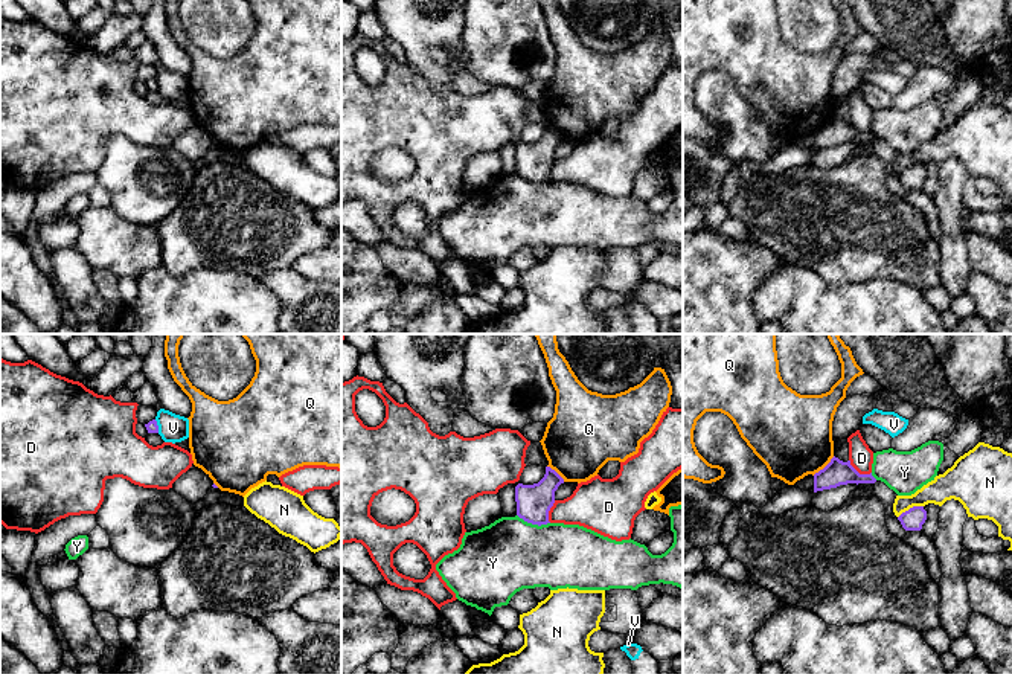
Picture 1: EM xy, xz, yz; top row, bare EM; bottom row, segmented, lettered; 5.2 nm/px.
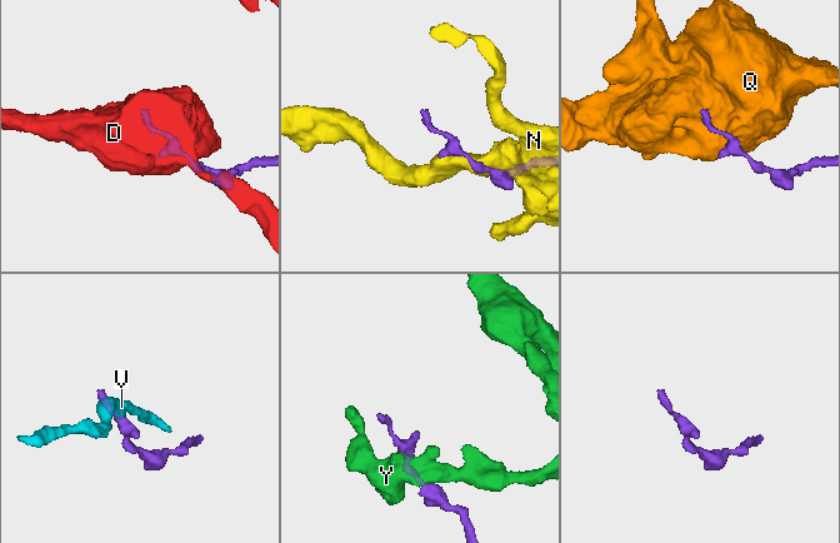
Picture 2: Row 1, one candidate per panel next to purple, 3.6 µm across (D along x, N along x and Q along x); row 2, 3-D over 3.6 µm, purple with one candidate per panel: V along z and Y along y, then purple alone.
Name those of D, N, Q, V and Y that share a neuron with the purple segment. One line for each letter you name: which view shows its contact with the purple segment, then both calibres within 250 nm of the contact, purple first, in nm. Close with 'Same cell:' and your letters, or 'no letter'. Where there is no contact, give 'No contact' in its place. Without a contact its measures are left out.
Same cell: no letter

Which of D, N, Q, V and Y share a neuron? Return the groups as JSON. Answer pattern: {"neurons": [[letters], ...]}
{"neurons": [["D"], ["N"], ["Q"], ["V"], ["Y"]]}

